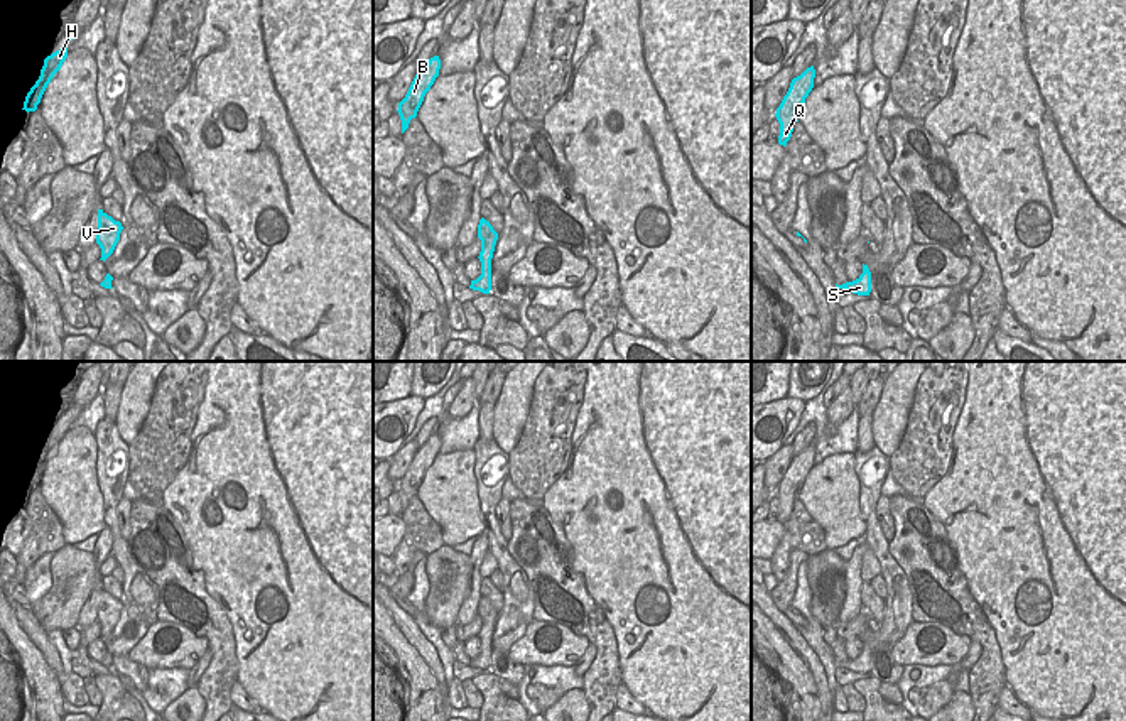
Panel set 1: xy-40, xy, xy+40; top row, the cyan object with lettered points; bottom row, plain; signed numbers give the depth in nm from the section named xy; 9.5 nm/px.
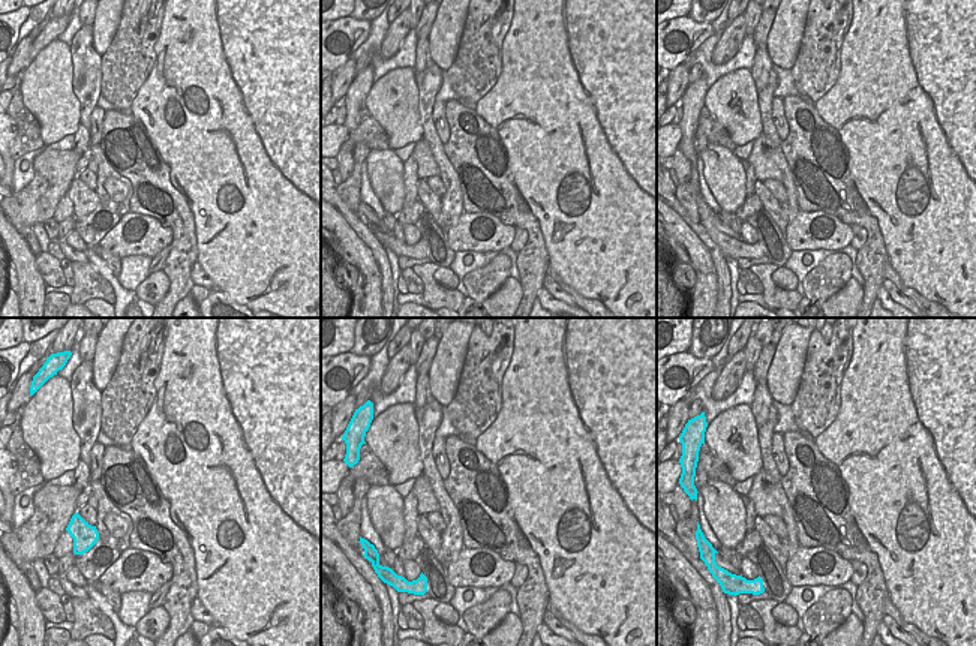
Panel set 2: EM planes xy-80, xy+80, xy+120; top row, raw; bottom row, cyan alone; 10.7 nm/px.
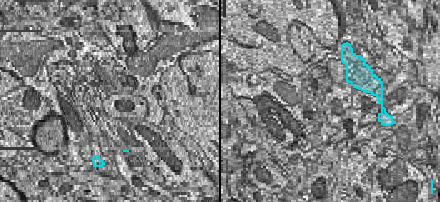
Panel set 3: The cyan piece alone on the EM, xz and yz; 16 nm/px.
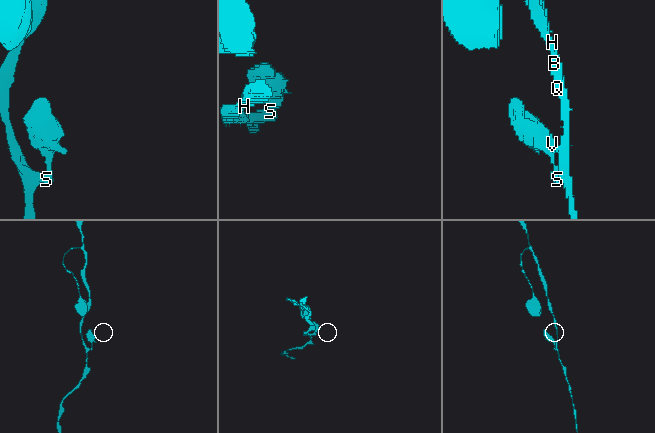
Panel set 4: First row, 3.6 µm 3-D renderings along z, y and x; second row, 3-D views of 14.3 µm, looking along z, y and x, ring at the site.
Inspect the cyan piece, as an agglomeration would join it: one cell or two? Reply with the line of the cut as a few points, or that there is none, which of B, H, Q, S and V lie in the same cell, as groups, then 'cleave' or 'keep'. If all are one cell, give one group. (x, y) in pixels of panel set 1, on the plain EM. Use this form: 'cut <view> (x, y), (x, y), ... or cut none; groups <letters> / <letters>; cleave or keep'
cut none; groups B H Q S V; keep

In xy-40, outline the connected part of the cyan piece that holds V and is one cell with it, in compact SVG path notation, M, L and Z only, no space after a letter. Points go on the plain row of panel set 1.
M98 588L96 621L101 626L100 638L105 640L113 632L113 628L120 618L122 608L123 608L123 604L120 599L115 599L103 588Z

